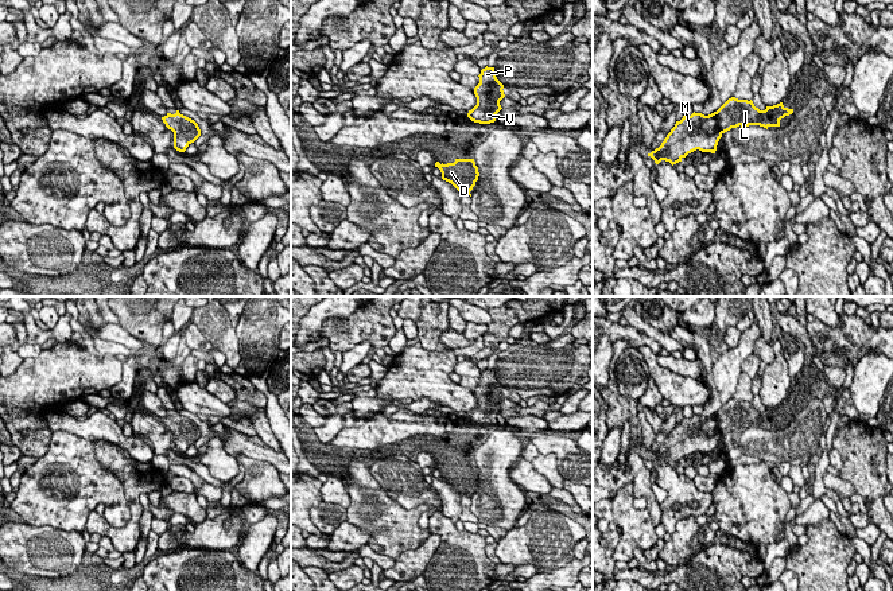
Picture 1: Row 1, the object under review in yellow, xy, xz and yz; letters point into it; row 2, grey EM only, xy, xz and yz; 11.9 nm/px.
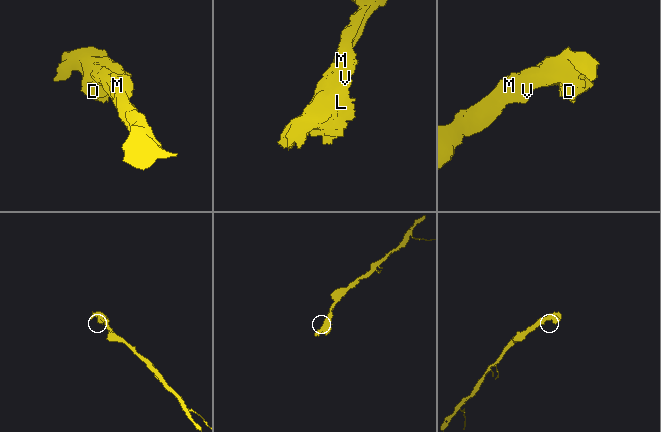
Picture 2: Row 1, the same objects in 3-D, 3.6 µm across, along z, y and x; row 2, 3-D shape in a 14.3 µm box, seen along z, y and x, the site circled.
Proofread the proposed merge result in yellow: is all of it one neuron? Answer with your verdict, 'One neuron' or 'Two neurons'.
One neuron

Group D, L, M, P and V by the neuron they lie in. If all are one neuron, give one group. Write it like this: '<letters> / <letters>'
D L M P V

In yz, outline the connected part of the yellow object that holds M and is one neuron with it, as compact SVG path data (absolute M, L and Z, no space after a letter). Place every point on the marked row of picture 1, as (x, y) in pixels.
M731 97L708 116L695 112L691 116L683 116L661 145L648 156L656 164L665 160L673 166L696 149L715 153L719 139L731 128L745 129L749 125L760 125L768 129L769 127L780 127L780 120L792 113L793 109L785 108L783 102L760 110L752 100Z

